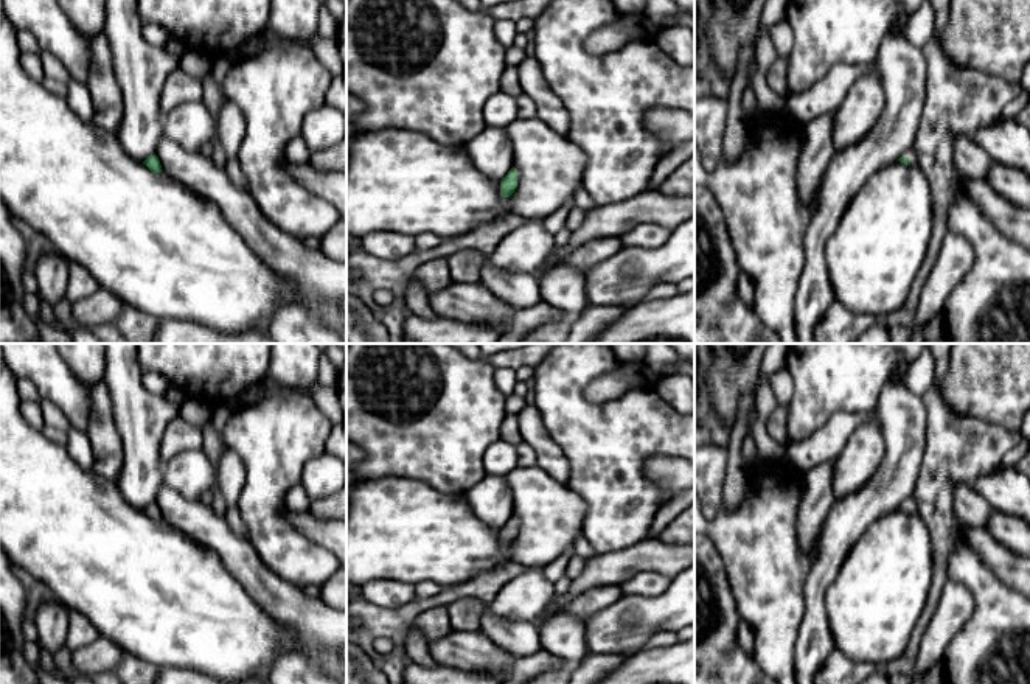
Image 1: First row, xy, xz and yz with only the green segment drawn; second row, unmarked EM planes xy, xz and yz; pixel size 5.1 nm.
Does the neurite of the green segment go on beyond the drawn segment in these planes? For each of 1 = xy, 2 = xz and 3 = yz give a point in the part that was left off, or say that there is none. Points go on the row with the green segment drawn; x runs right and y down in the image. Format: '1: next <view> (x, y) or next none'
1: next none
2: next none
3: next yz (911, 154)

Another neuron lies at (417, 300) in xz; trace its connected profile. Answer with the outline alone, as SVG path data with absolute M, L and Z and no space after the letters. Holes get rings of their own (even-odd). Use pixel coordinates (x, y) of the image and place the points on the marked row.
M413 281L405 289L404 298L405 298L405 306L407 306L410 314L423 317L423 319L438 317L429 305L429 297L427 297L424 288L418 281Z

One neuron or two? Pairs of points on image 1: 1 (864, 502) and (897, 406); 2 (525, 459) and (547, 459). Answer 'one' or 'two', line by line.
1: one
2: two

